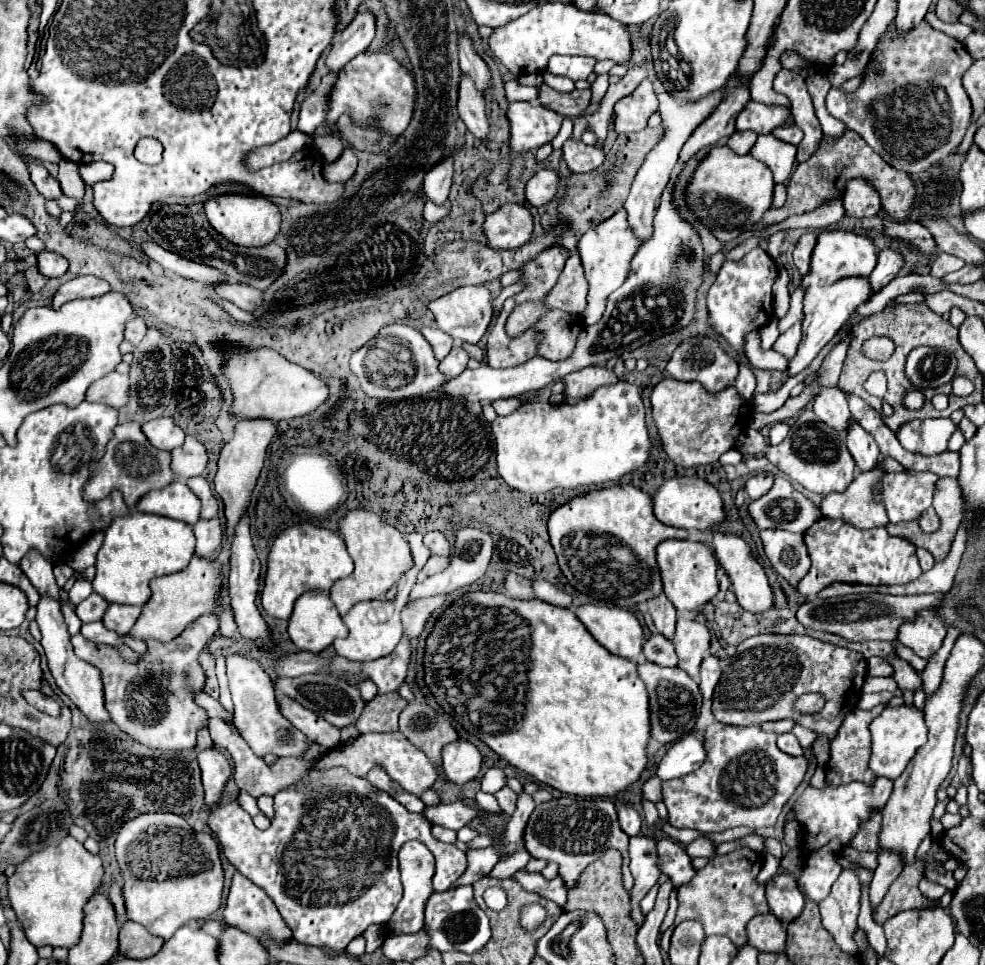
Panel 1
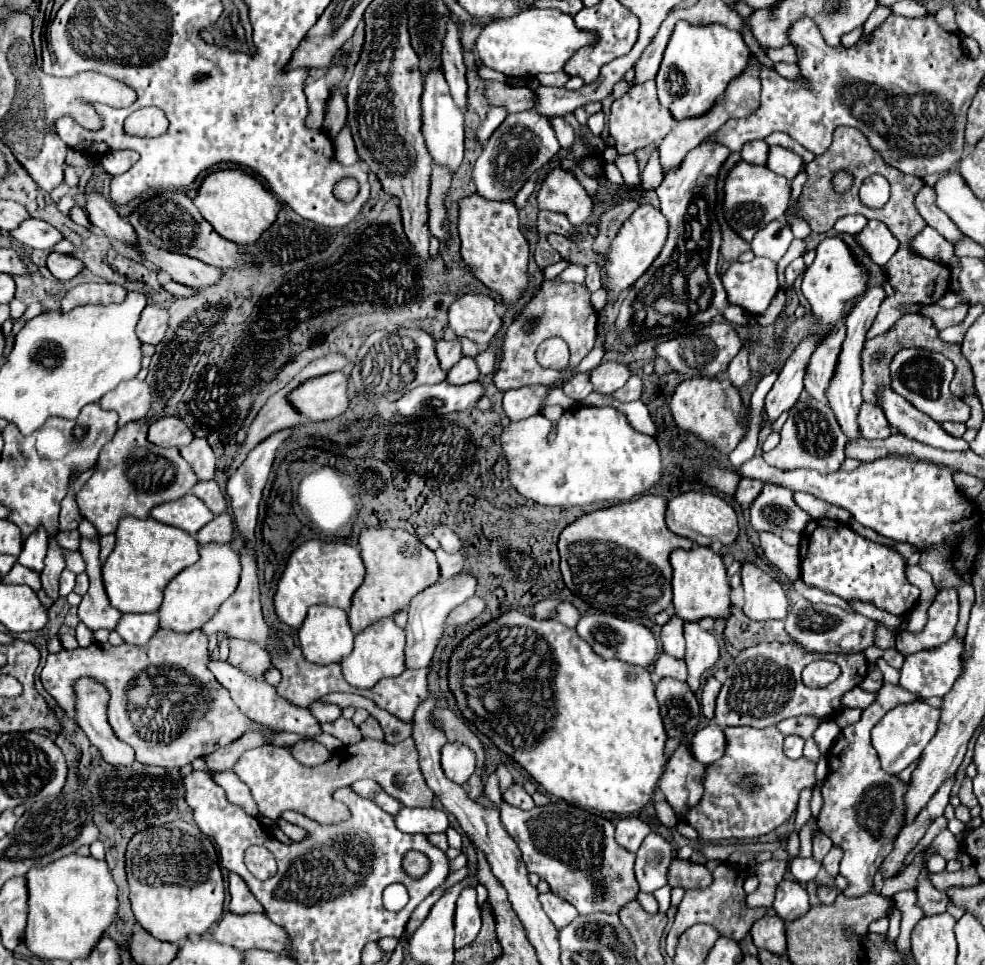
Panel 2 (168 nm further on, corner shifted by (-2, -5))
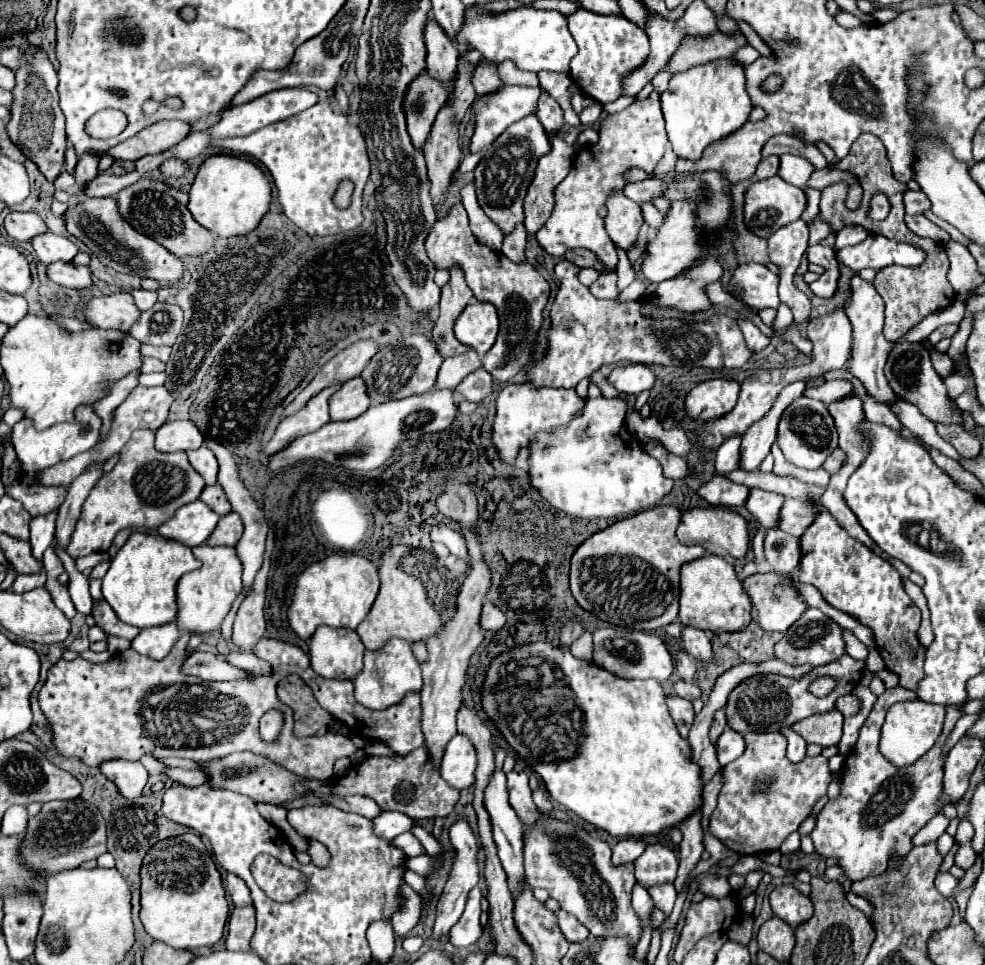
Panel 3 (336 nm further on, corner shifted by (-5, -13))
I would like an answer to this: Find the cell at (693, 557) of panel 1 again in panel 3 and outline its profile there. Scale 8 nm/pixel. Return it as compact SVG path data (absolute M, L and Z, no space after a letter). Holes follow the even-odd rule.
M706 555L694 559L680 569L680 621L684 625L722 633L722 631L740 631L750 623L750 597L744 593L740 579L732 563L718 555Z

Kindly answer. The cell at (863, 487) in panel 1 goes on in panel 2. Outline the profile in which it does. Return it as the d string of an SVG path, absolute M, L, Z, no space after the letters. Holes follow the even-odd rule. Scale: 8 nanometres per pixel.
M793 493L793 499L795 503L813 519L835 519L835 521L841 521L841 523L847 523L847 517L851 517L851 513L845 513L845 509L839 509L837 505L831 505L827 501L821 501L809 493Z

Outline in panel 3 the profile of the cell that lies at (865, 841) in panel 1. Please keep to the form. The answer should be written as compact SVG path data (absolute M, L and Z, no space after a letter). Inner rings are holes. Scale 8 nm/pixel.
M892 687L878 697L872 713L860 729L856 745L846 755L840 795L824 805L816 819L816 827L810 833L816 851L824 857L838 859L838 865L844 869L844 875L852 883L882 875L888 869L888 859L892 855L904 857L912 849L910 841L918 829L922 829L938 813L938 797L942 791L944 775L940 747L962 713L954 705L946 707L948 713L940 741L920 761L898 769L878 751L880 727L884 723L886 711L898 701L916 701L916 693L904 687Z

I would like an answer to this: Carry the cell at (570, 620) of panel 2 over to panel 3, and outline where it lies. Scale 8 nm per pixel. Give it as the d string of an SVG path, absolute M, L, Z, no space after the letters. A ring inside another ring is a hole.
M584 631L582 637L578 637L572 645L570 645L572 655L580 657L580 659L588 659L592 661L592 635L588 631Z

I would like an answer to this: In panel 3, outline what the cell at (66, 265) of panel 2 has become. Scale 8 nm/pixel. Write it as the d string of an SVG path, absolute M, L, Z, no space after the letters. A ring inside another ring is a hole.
M52 263L48 265L48 279L54 283L68 287L68 289L86 289L92 287L90 279L90 269L88 267L78 267L74 263Z

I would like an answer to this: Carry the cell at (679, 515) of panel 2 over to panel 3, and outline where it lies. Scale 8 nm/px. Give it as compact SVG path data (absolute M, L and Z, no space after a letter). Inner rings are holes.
M694 507L682 513L682 521L678 525L676 537L686 545L702 545L708 551L714 551L714 555L730 555L734 559L740 559L748 551L748 529L742 515L722 509L722 507Z

